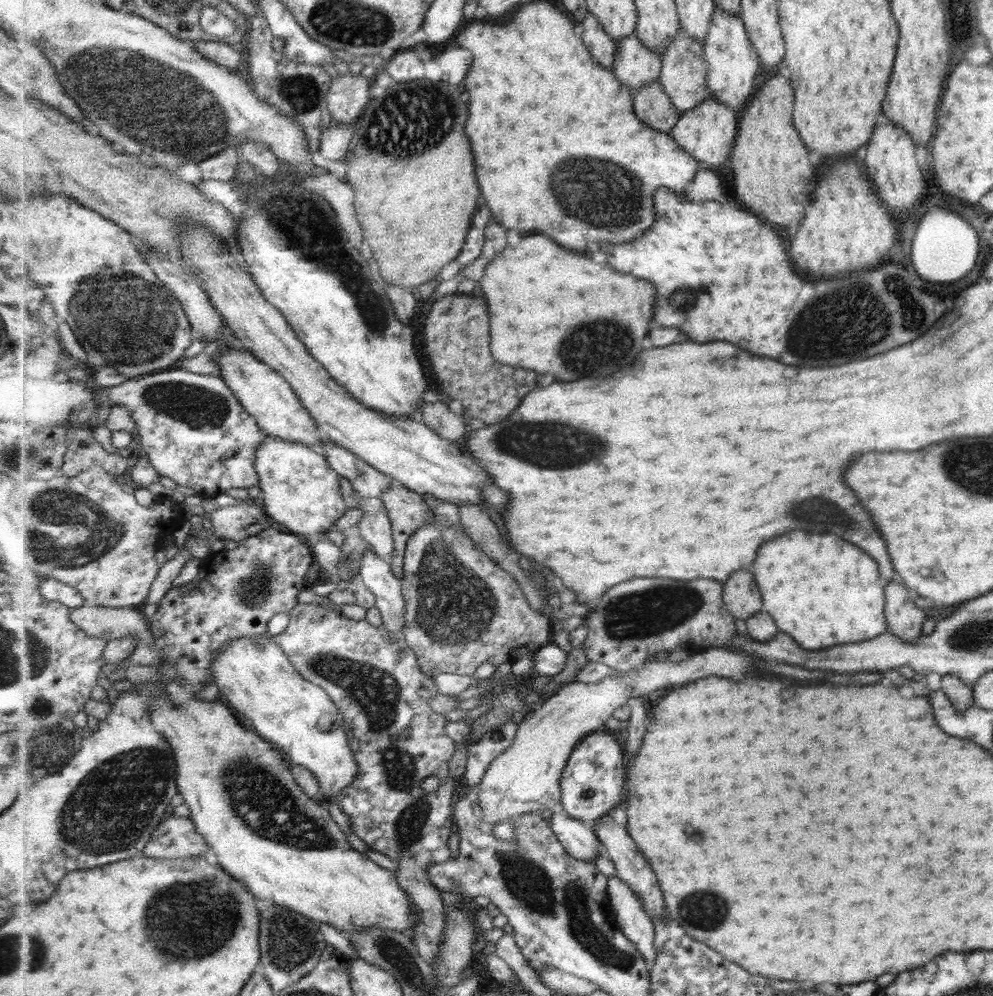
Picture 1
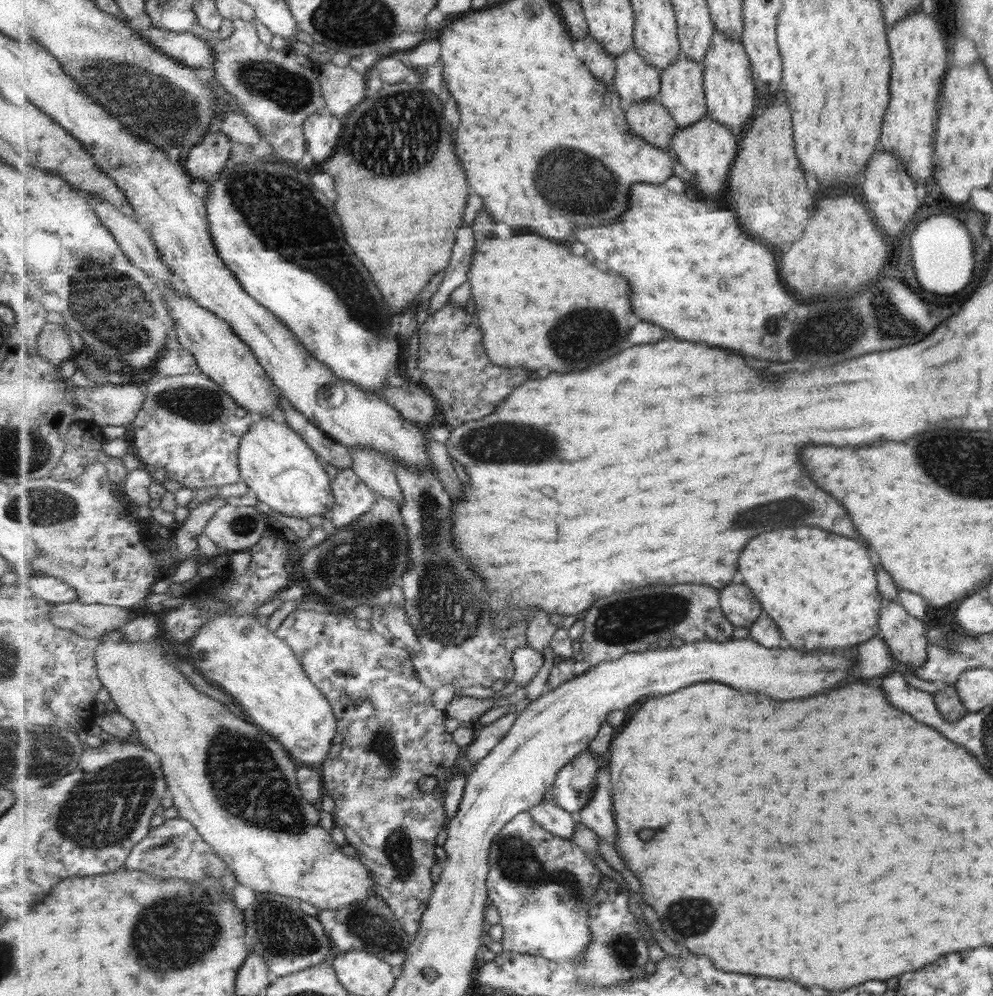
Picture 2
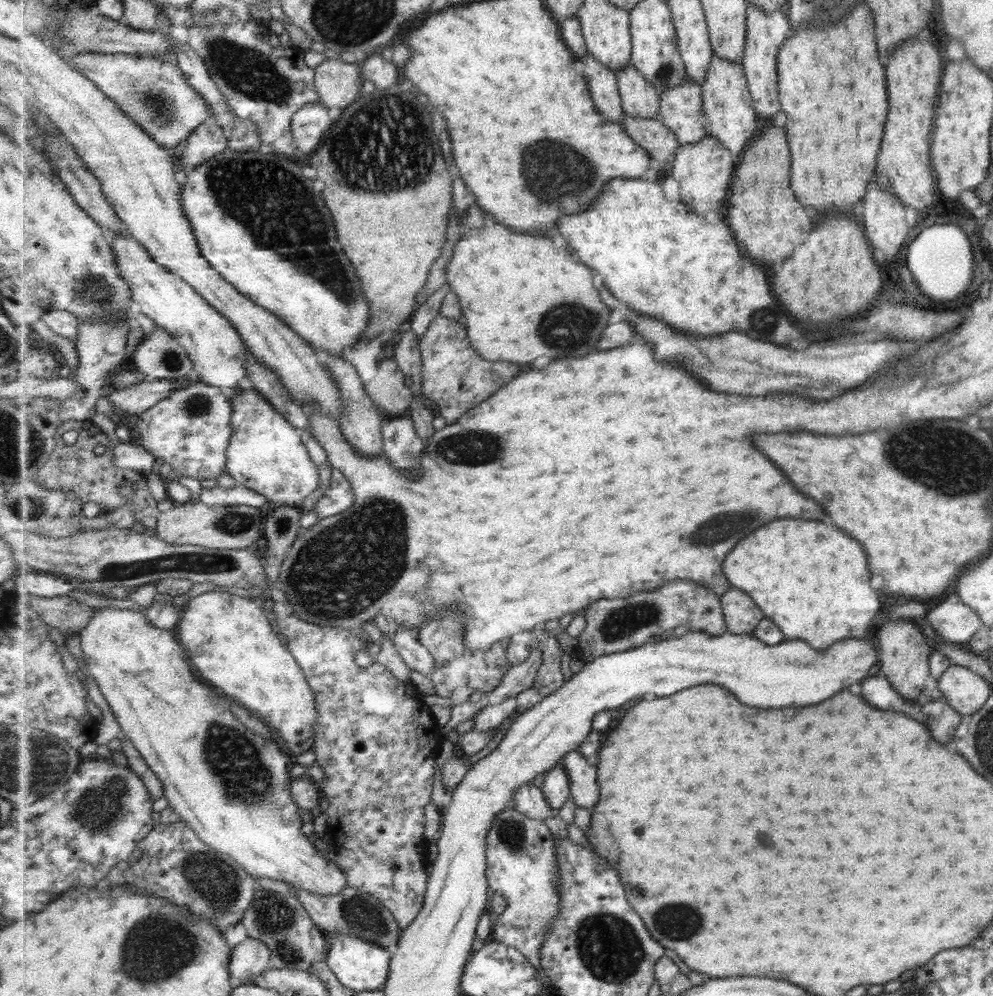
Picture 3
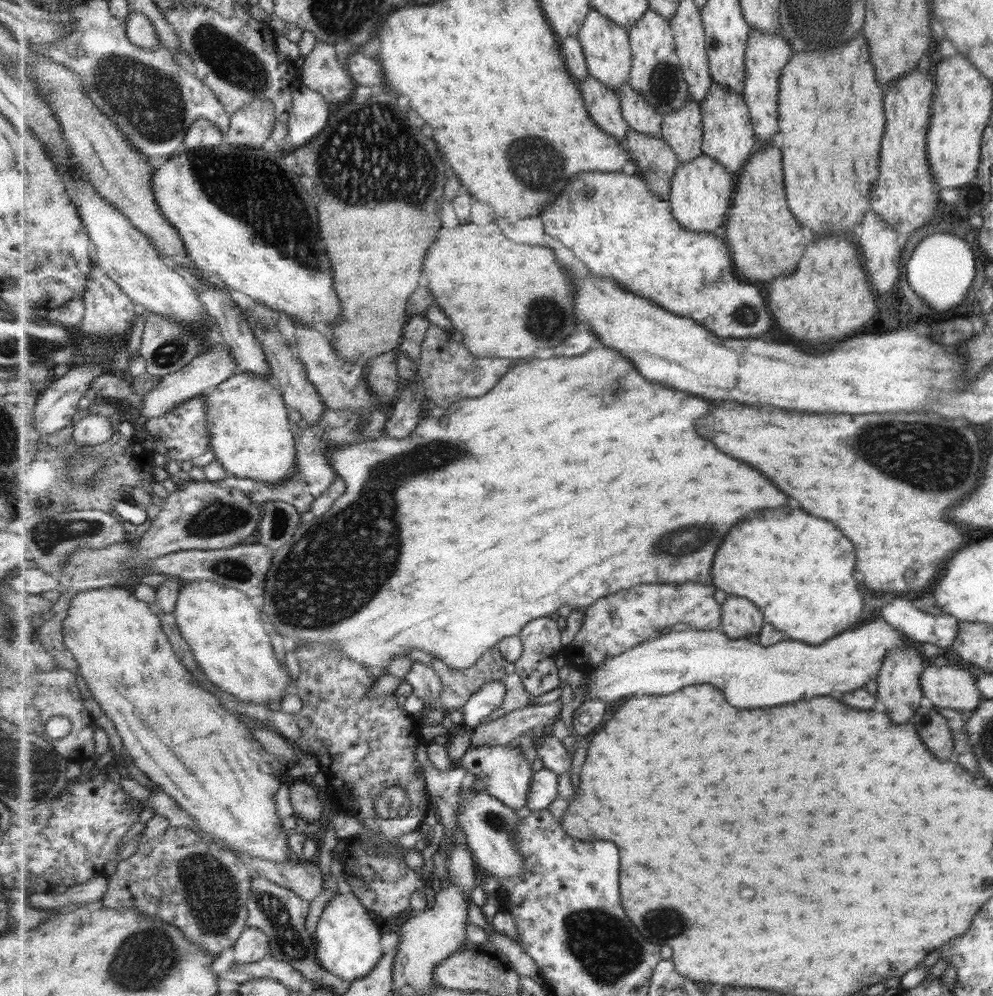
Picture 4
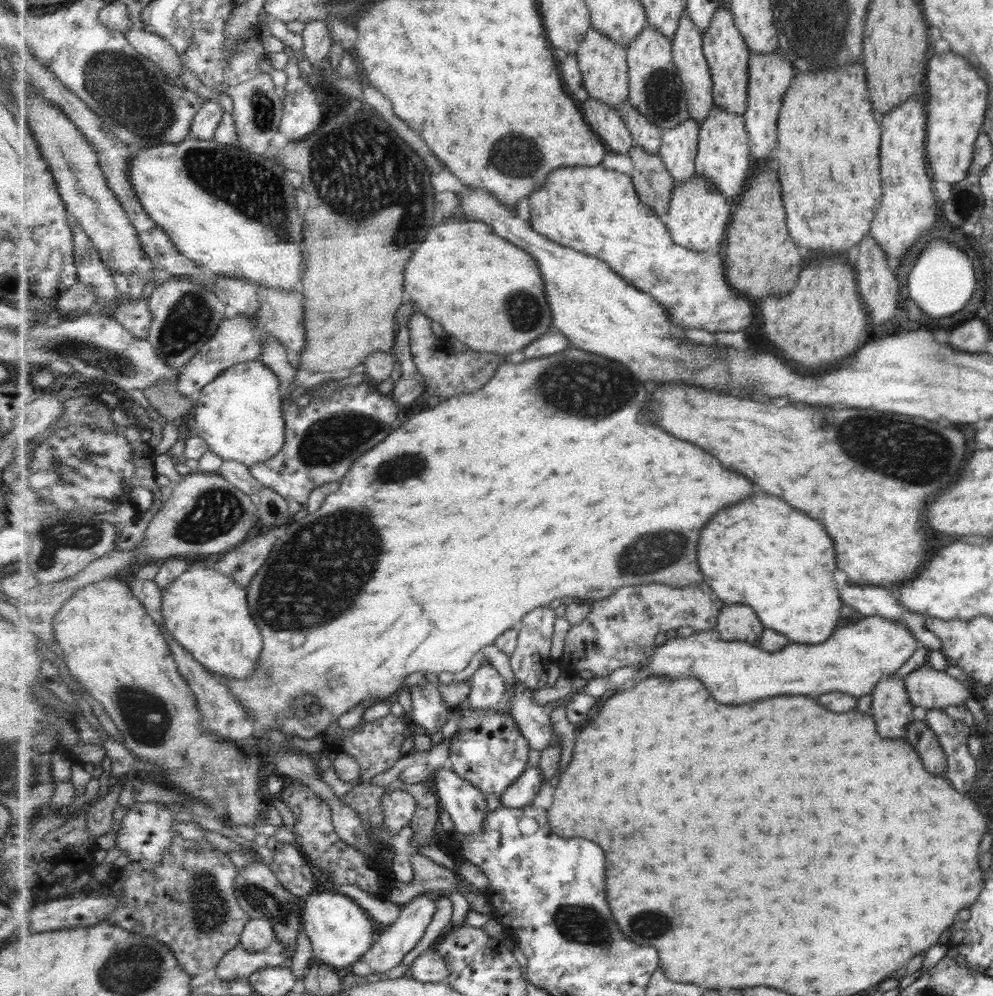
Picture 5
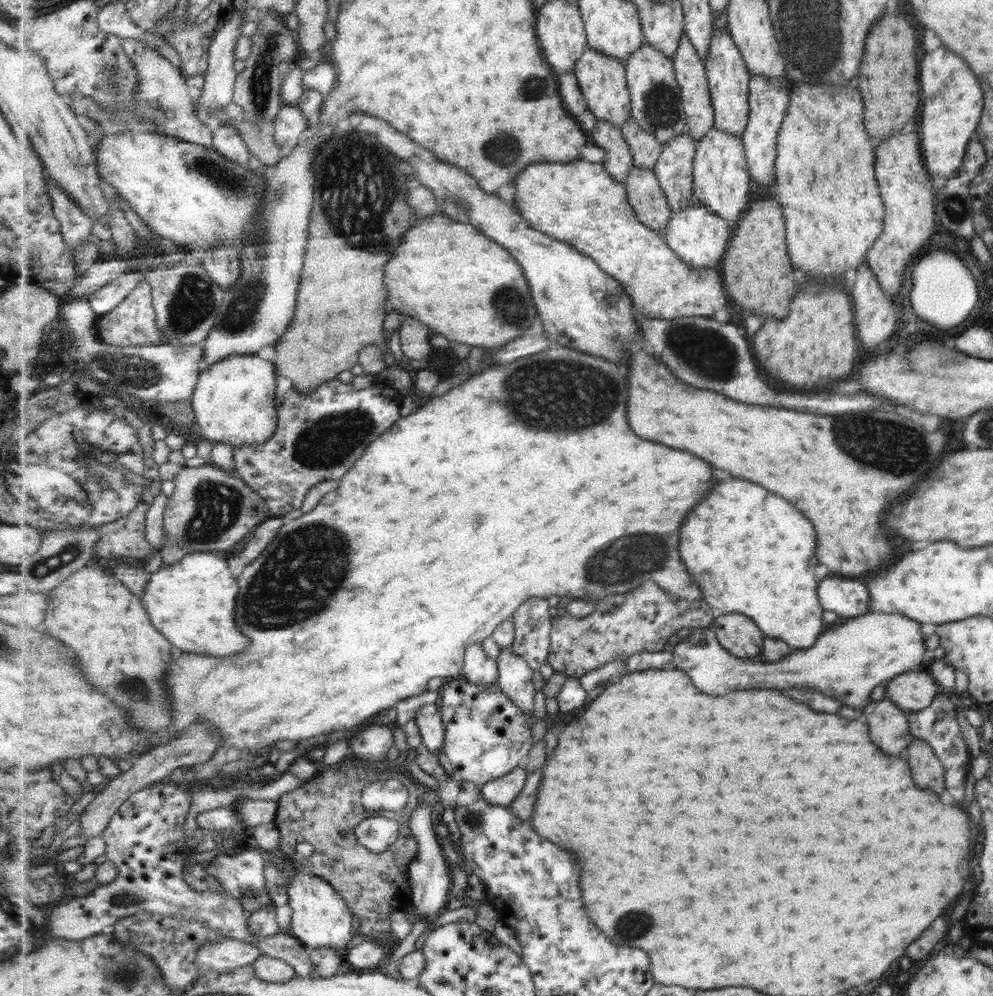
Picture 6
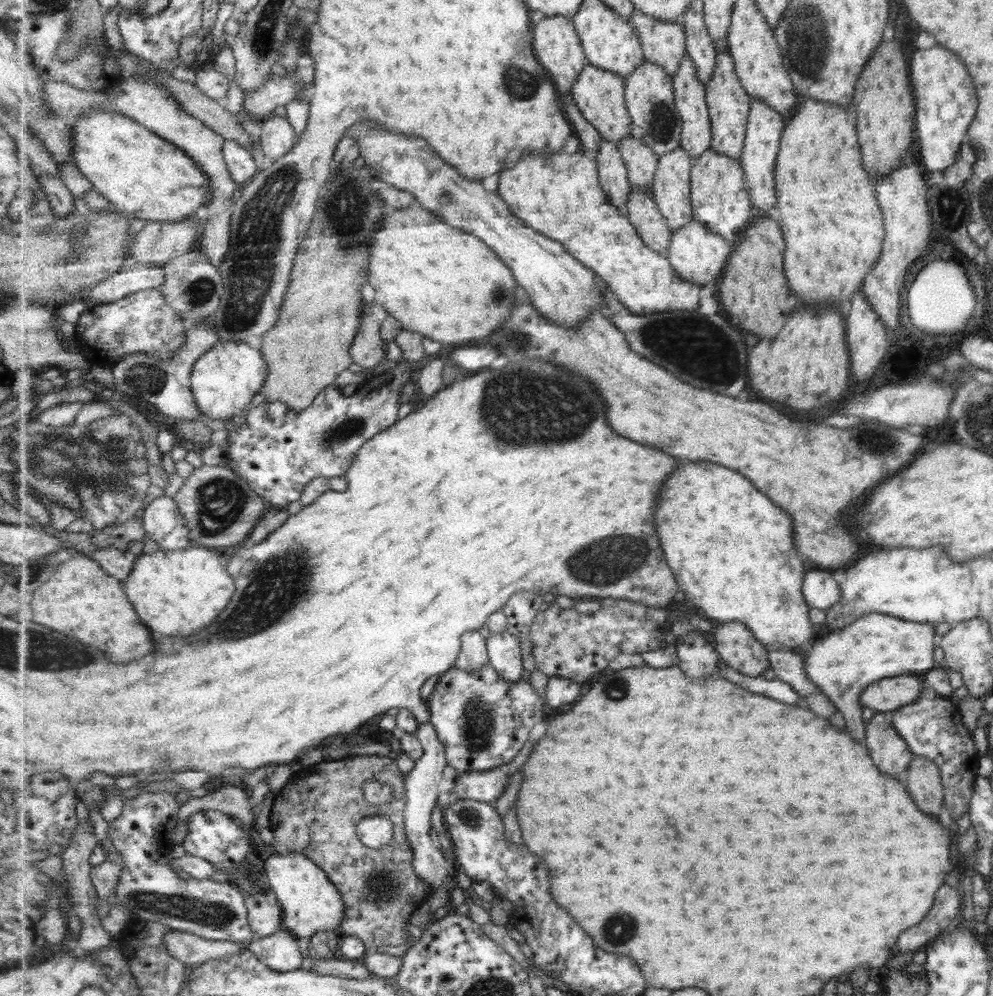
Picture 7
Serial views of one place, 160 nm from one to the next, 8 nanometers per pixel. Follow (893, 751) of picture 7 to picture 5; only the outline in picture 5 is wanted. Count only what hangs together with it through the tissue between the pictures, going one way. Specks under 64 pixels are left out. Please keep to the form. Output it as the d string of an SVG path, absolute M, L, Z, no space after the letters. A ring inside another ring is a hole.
M885 675L872 688L871 709L875 730L881 738L900 738L913 720L913 705L907 699L902 679Z

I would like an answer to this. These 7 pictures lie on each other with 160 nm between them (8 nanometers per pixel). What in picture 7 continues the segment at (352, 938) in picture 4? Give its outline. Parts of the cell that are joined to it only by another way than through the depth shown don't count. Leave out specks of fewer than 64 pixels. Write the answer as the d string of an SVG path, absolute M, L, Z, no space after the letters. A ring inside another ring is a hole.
M303 853L271 855L265 858L266 877L271 893L282 909L284 928L298 938L304 956L310 954L310 938L321 931L340 934L340 924L345 918L347 905L333 881L311 857Z

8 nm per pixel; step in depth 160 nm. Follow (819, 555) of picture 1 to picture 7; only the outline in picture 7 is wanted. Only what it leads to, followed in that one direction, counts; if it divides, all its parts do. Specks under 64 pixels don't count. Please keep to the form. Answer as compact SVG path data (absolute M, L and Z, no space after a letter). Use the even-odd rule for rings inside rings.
M683 462L673 476L665 482L665 490L661 492L661 500L659 500L659 508L655 514L655 522L657 522L657 534L661 536L661 546L665 548L665 556L669 560L669 566L675 573L677 582L680 584L682 591L686 596L686 604L698 609L702 619L712 618L718 623L727 624L728 622L742 622L746 624L757 640L766 645L773 645L781 650L794 650L796 648L808 646L809 638L813 636L811 630L811 622L809 622L809 609L804 595L805 580L805 564L795 548L795 538L793 532L793 518L783 512L781 508L777 508L765 494L761 494L753 482L749 478L745 478L739 472L733 472L725 466L719 464L709 464L709 462Z

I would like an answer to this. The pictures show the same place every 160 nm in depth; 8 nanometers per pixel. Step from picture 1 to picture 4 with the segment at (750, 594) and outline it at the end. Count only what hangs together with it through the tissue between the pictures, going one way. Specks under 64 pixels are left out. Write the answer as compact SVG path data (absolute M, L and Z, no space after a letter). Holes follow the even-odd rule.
M726 596L722 598L722 632L727 637L742 639L751 634L759 636L764 627L763 612L741 596Z

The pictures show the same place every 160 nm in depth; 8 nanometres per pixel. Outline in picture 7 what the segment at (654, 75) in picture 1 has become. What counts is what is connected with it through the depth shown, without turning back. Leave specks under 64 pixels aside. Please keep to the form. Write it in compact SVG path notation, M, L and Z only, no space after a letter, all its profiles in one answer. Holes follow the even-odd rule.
M631 135L620 142L619 151L627 166L632 189L652 187L660 164L660 157L653 149Z

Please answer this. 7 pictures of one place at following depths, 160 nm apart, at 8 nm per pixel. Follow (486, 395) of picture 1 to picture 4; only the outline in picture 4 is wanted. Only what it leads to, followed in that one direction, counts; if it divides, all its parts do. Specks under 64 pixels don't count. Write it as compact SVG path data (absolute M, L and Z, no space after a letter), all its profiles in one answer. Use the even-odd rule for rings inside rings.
M433 324L427 329L421 345L419 376L424 380L424 394L444 410L458 400L485 396L515 364L513 360L501 357L478 357L465 343L455 342L449 331Z

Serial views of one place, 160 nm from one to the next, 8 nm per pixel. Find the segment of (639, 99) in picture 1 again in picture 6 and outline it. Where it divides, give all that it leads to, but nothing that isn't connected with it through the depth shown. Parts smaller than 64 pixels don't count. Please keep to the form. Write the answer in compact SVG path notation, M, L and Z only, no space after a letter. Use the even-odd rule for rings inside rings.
M634 167L625 184L639 221L665 239L673 213L655 170Z

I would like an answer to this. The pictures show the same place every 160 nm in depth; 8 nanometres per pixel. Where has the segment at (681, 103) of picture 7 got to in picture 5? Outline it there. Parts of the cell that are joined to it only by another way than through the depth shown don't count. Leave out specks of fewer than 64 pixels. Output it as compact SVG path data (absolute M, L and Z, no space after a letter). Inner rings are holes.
M688 13L682 17L680 27L672 43L676 67L688 92L687 104L689 112L691 117L702 125L715 105L714 82L712 79L712 69L708 65L708 60L704 53L704 34L700 31L700 28L697 28L695 21Z

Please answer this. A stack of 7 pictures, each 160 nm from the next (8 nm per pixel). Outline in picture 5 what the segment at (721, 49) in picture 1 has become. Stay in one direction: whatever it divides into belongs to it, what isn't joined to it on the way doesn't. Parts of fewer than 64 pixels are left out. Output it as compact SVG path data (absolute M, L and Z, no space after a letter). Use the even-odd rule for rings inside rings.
M715 104L708 118L701 125L696 174L703 179L709 179L721 193L727 196L727 200L736 206L739 197L746 191L745 186L751 168L751 152L744 115L723 110Z

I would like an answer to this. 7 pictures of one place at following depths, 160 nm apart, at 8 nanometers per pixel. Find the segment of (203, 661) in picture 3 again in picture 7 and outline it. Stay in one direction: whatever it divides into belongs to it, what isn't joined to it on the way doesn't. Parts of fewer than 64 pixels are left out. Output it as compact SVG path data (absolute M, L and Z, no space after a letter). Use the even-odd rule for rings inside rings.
M189 546L179 550L160 548L153 554L139 554L133 572L123 581L123 585L129 600L151 632L171 637L189 636L213 624L213 620L226 610L236 591L236 580L231 576L226 566L219 562L219 554L207 547Z

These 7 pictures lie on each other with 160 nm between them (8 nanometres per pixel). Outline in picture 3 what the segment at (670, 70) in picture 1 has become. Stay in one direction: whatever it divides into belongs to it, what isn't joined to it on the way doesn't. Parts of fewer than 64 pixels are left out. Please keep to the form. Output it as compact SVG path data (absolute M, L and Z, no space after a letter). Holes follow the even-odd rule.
M690 76L683 84L660 95L659 119L680 140L680 144L697 144L707 135L702 85Z

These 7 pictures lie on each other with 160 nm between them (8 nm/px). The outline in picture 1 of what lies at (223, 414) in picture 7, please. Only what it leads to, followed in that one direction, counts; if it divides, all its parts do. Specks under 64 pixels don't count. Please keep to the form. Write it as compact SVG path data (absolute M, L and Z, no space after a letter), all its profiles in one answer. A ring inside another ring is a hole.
M267 437L256 450L255 470L258 472L261 490L260 502L265 512L276 522L283 524L293 534L317 534L318 540L325 538L324 532L331 530L335 520L339 520L347 512L347 504L341 493L341 478L329 461L319 450L301 441L285 440L281 437Z

